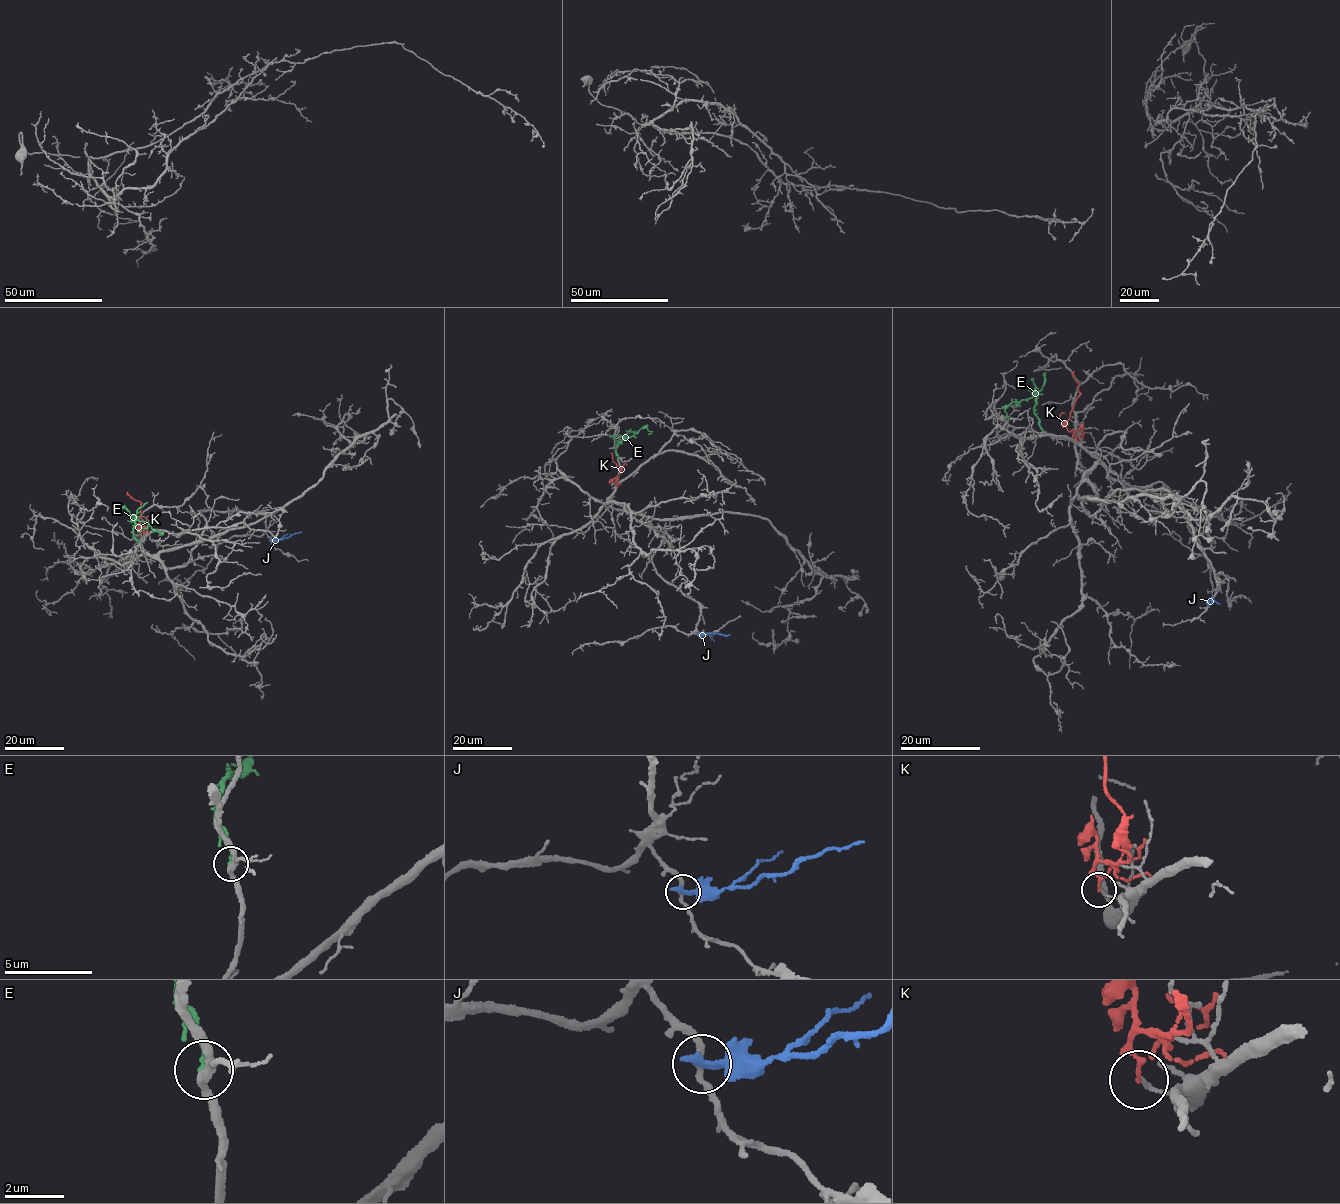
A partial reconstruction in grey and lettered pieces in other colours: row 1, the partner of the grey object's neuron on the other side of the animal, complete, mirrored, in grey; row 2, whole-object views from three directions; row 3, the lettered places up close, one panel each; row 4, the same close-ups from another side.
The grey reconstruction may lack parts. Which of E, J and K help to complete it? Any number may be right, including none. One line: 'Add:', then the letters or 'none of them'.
Add: none of them

